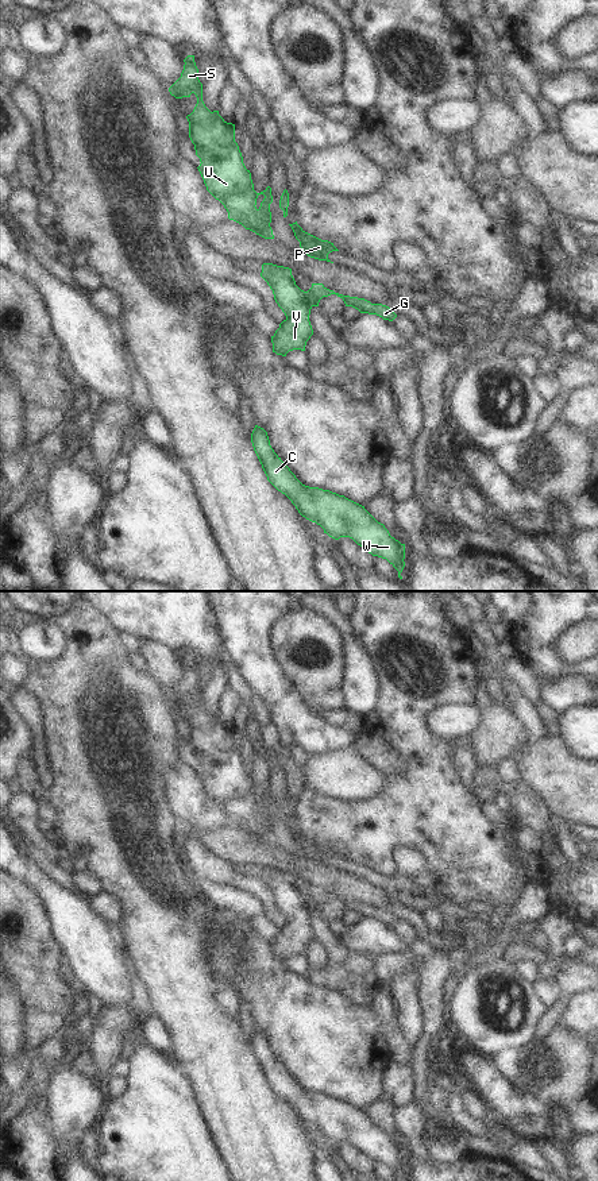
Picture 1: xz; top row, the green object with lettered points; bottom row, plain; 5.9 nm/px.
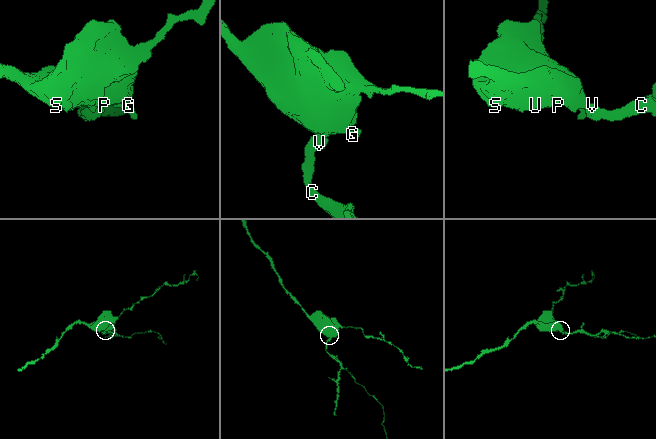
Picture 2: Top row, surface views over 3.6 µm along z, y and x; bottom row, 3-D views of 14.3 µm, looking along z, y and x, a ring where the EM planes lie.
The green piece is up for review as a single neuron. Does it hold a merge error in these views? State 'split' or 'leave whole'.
leave whole

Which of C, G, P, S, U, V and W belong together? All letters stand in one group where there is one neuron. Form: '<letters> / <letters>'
C G P S U V W

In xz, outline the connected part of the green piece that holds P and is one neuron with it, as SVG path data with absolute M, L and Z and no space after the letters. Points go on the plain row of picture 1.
M297 826L293 829L289 829L294 837L296 844L300 846L301 856L305 857L308 861L319 864L319 865L327 865L328 858L332 856L339 856L333 848L328 845L321 845L308 837L305 837Z

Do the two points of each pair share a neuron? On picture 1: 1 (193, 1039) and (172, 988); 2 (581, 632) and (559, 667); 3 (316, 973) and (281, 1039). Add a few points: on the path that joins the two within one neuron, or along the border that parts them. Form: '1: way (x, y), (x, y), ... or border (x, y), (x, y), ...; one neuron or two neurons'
1: way (193, 1027), (193, 1019), (184, 1000); one neuron
2: border (566, 629), (555, 652), (579, 663); two neurons
3: border (305, 975), (312, 983), (340, 994); two neurons

